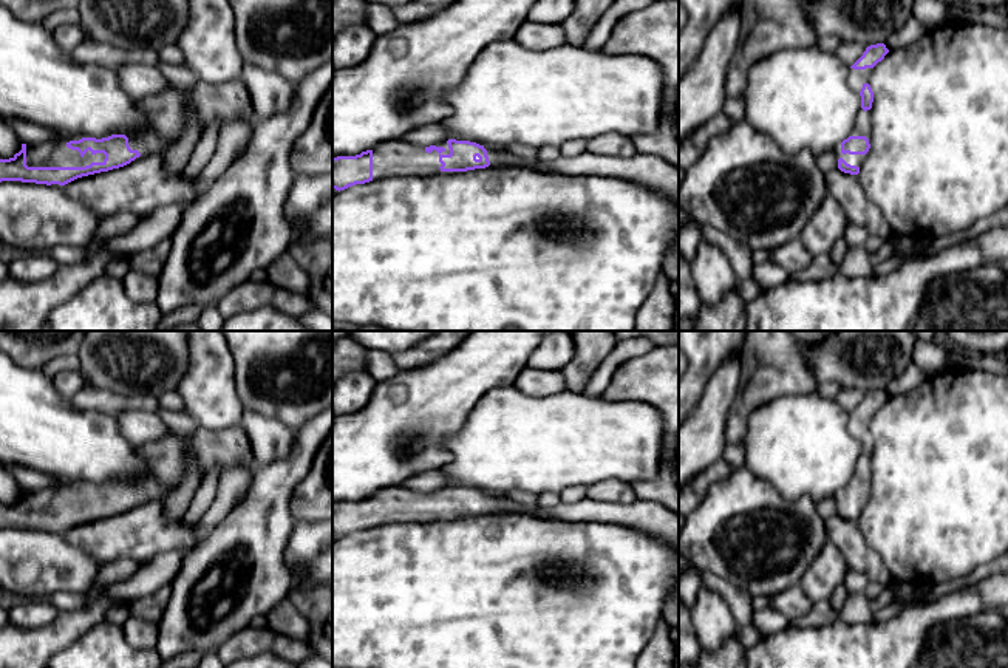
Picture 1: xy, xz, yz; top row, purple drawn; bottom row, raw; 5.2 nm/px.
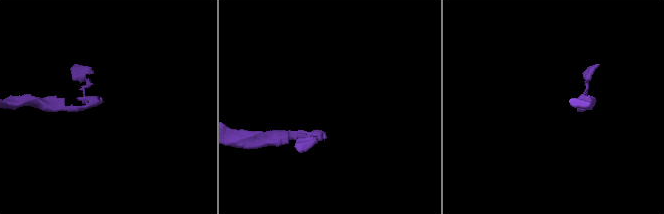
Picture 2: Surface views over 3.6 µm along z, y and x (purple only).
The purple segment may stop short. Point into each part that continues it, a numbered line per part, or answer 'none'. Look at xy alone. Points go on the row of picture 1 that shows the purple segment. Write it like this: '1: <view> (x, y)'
1: xy (54, 153)

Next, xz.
1: xz (396, 158)

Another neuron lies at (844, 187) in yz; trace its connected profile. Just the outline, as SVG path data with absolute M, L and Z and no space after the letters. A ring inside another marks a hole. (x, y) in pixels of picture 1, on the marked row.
M836 167L826 173L826 184L850 223L863 226L869 235L884 240L892 237L881 210L863 193L856 175L844 173Z

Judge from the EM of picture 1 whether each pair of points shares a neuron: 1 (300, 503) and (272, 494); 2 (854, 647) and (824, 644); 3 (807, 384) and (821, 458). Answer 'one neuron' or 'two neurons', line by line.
1: two neurons
2: one neuron
3: two neurons

